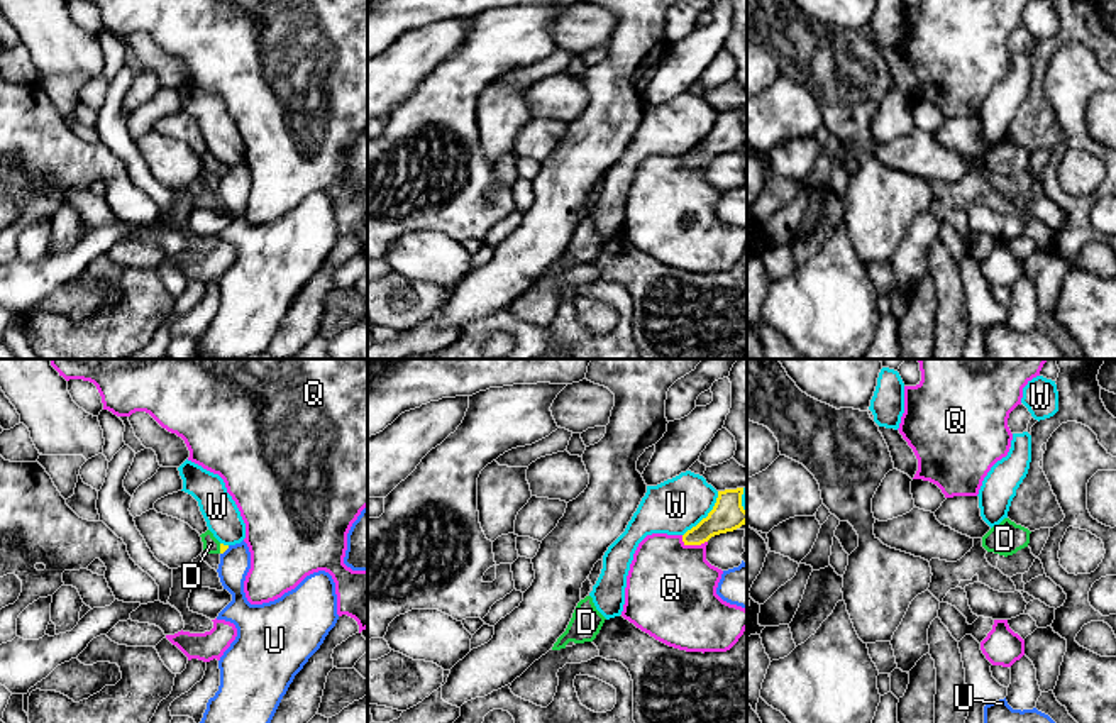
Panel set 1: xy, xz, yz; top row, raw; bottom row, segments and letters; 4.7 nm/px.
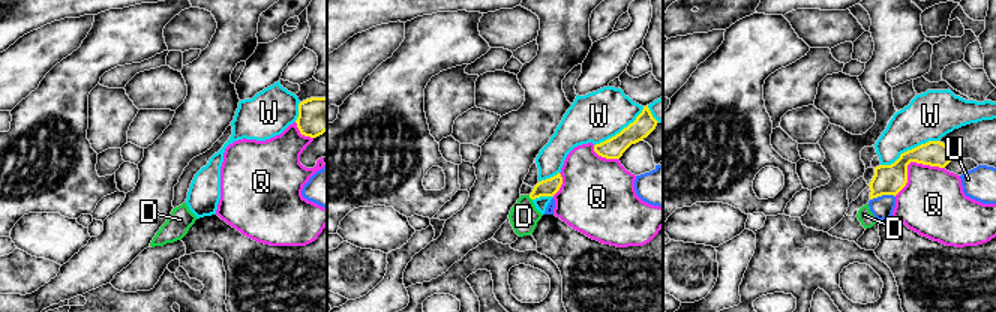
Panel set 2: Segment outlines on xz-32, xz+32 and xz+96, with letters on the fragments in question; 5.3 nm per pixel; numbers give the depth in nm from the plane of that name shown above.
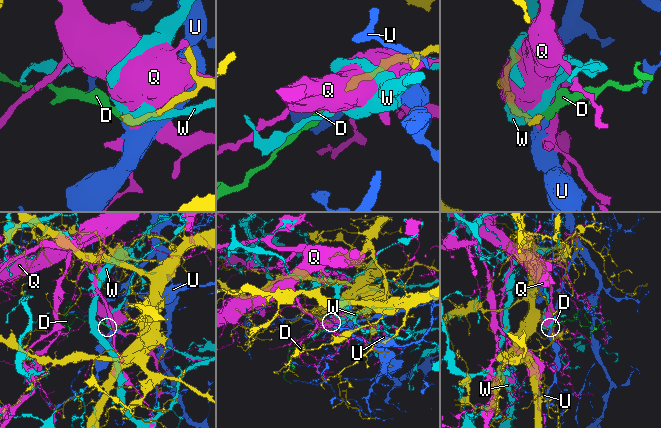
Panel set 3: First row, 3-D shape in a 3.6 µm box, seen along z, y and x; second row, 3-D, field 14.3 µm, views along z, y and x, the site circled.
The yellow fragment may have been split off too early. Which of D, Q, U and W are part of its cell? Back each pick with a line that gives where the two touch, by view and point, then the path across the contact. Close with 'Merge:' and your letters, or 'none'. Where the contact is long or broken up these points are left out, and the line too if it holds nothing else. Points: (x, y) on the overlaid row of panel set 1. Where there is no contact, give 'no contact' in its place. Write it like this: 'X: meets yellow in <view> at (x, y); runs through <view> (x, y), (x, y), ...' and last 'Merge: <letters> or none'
D: meets yellow in xy at (220, 549); runs through xy (222, 547), (220, 549), (210, 544)
Merge: D

